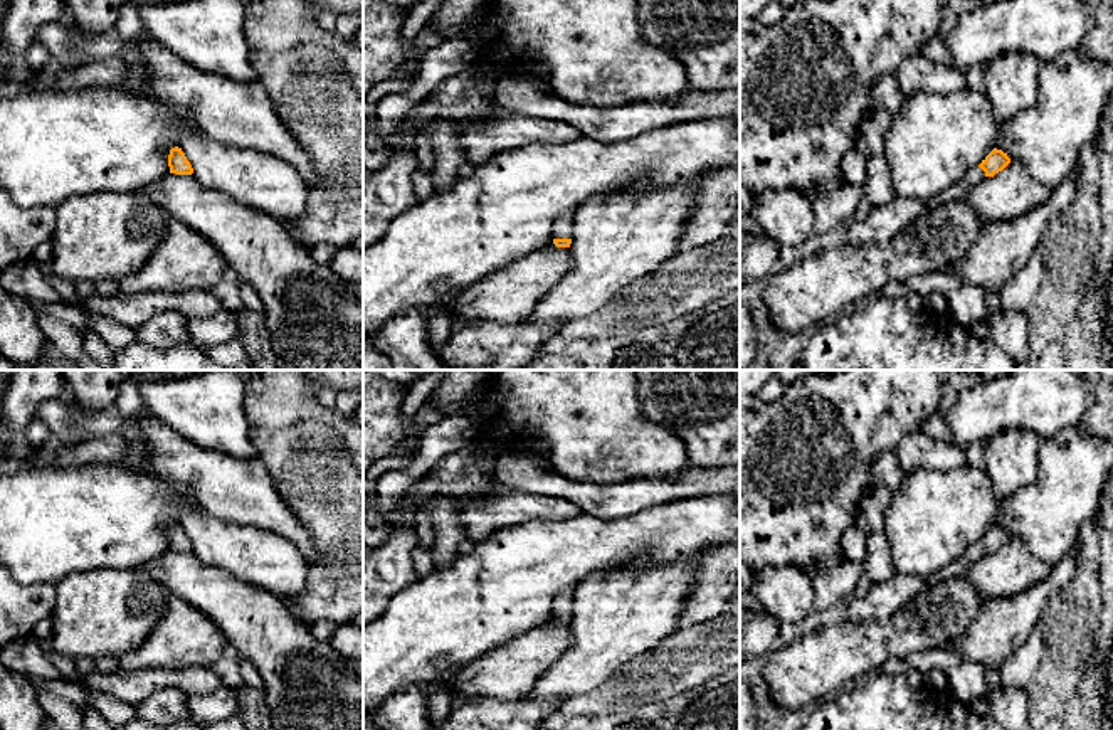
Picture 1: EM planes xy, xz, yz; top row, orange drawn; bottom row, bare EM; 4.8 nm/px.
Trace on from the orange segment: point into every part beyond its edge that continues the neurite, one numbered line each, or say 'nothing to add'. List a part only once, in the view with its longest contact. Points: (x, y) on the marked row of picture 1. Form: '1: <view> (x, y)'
1: xz (562, 229)

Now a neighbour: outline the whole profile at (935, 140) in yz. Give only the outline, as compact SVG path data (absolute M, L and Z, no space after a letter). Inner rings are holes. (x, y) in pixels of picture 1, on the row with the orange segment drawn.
M967 87L958 93L905 96L899 108L893 111L883 153L896 197L918 198L925 205L933 204L942 192L985 160L994 150L999 128L985 93Z

